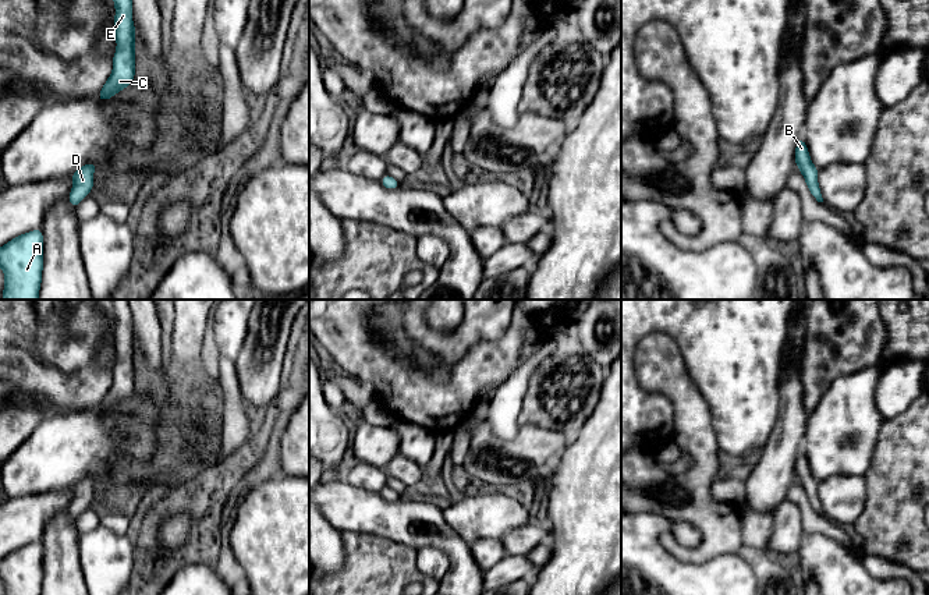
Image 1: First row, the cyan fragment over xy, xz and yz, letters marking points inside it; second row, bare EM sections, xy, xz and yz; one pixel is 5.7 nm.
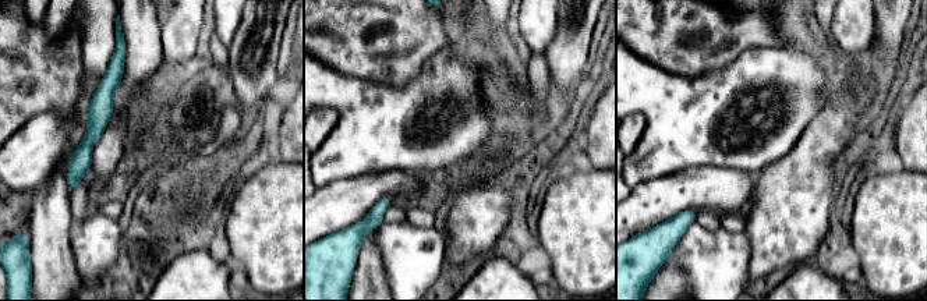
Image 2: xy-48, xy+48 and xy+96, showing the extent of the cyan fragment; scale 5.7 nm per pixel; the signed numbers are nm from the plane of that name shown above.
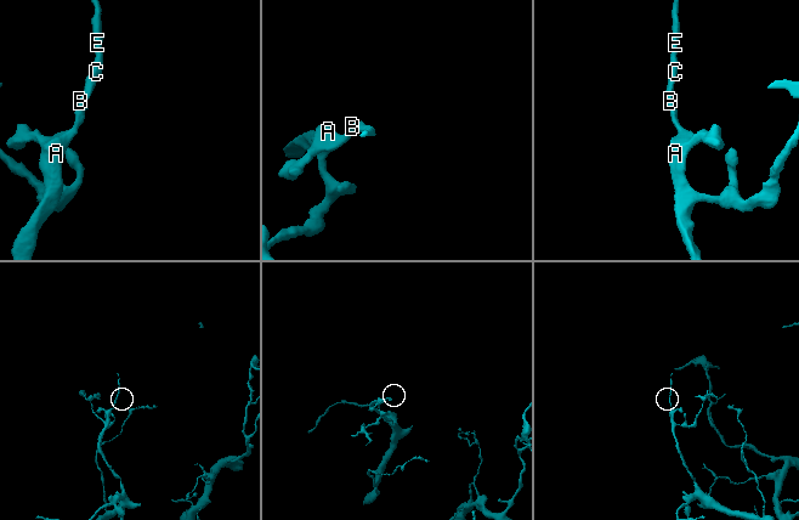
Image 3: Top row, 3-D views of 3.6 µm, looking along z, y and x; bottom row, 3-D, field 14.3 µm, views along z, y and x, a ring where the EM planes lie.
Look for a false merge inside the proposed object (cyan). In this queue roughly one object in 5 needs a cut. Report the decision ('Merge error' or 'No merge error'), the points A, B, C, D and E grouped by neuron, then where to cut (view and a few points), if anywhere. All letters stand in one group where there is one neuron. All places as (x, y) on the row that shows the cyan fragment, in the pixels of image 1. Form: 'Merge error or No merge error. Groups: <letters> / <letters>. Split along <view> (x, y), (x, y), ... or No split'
No merge error. Groups: A B C D E. No split

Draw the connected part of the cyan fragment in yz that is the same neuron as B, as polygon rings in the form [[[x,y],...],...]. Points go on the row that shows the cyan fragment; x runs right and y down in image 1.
[[[799,138],[795,145],[795,164],[801,170],[801,174],[805,178],[805,183],[811,191],[811,195],[818,201],[823,202],[819,183],[818,183],[818,173],[819,170],[813,166],[808,146],[804,141],[804,138]]]

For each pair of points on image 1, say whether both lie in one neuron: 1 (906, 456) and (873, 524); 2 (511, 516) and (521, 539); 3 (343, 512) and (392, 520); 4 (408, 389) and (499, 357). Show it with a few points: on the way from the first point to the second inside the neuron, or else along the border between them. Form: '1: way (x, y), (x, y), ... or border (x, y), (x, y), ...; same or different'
1: way (906, 473), (896, 502), (890, 507); same
2: border (527, 523), (513, 528), (502, 538), (486, 539); different
3: way (355, 512), (379, 514); same
4: way (431, 390), (456, 390), (477, 369); same

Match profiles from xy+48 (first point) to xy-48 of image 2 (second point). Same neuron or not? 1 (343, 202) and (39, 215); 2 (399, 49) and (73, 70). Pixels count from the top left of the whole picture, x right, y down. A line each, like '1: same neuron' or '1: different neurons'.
1: different neurons
2: same neuron

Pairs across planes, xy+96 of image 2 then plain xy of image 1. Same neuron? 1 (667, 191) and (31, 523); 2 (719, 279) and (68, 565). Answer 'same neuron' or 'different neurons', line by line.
1: same neuron
2: different neurons

